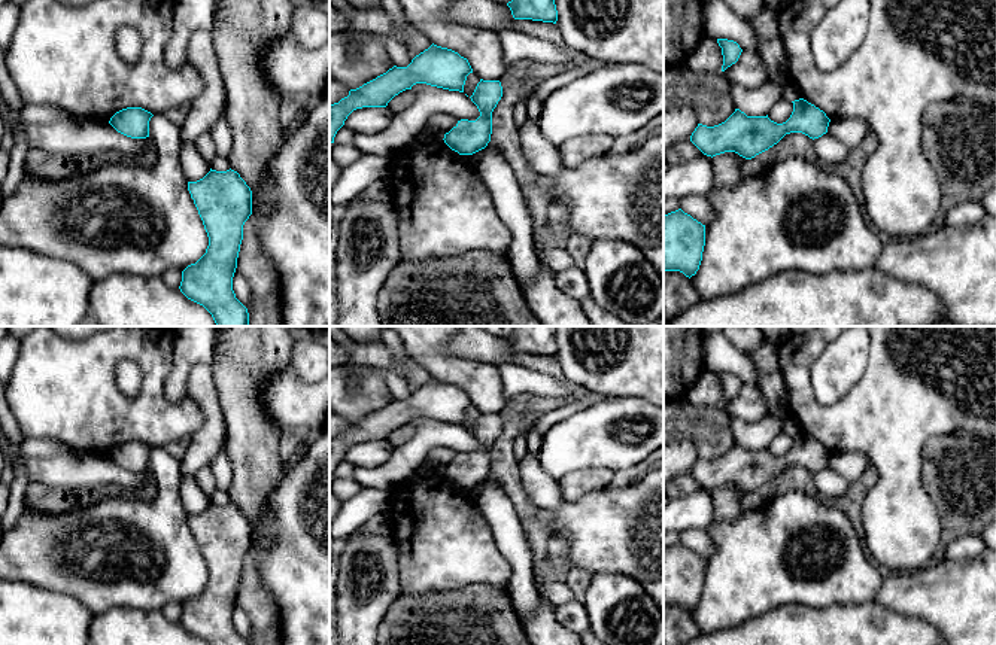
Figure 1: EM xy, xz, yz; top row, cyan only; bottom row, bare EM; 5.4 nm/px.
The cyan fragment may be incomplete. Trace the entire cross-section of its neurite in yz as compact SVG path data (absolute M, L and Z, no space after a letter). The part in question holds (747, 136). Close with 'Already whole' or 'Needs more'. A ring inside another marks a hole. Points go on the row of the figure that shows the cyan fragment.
M804 98L795 100L790 118L777 124L766 116L747 116L740 109L722 124L707 127L698 124L690 142L707 156L735 152L746 159L768 150L786 134L802 133L819 139L828 133L830 119L823 110Z. Already whole

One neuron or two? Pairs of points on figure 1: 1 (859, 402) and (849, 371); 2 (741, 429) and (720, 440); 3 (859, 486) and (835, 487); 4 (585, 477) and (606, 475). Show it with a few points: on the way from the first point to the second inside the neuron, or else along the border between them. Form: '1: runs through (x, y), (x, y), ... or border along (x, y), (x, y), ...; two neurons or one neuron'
1: border along (870, 355), (864, 374), (835, 401), (823, 404); two neurons
2: border along (728, 416), (731, 432), (737, 441); two neurons
3: border along (850, 483), (840, 495), (825, 499); two neurons
4: runs through (589, 477), (601, 477); one neuron

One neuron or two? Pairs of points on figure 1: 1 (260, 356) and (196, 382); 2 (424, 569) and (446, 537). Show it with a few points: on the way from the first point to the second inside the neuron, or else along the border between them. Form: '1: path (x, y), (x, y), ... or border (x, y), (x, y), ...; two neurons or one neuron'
1: border (210, 362), (213, 385), (222, 408); two neurons
2: path (428, 562), (443, 544); one neuron

